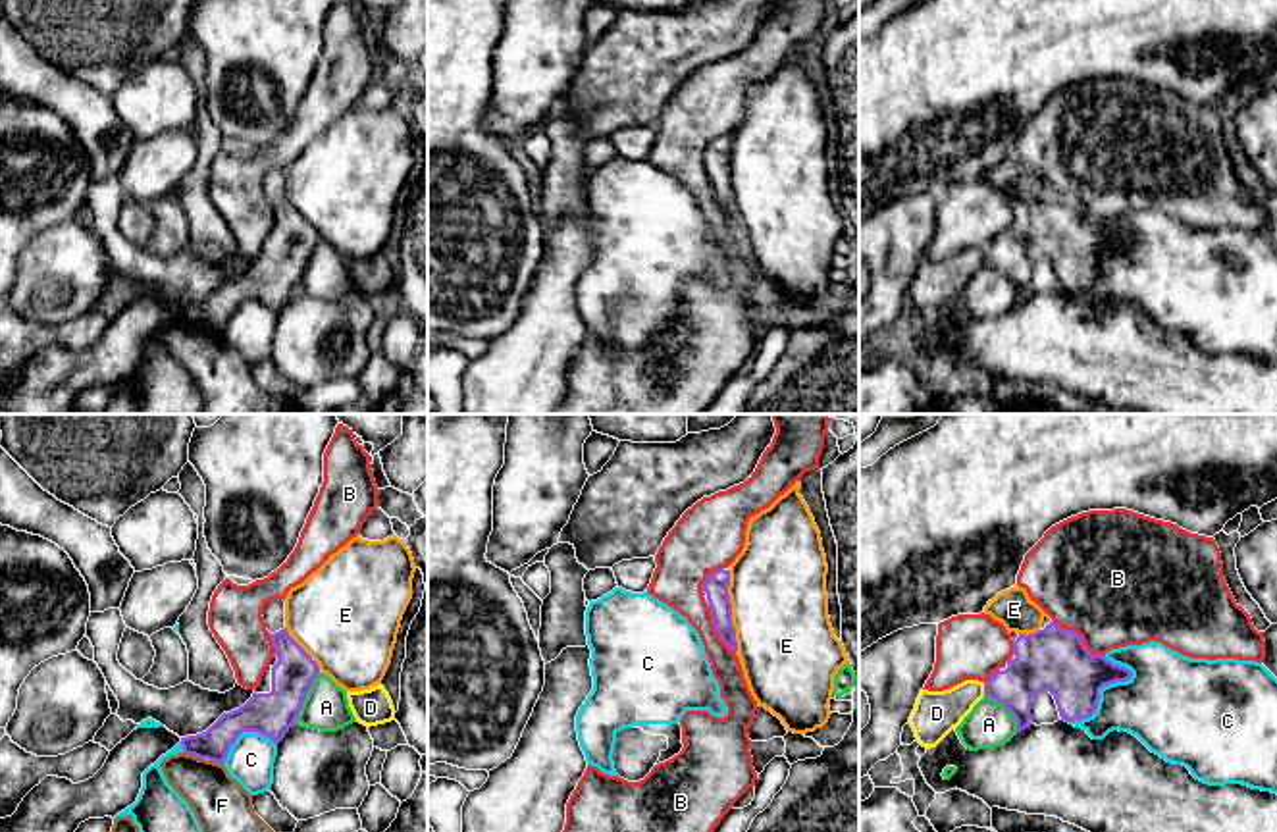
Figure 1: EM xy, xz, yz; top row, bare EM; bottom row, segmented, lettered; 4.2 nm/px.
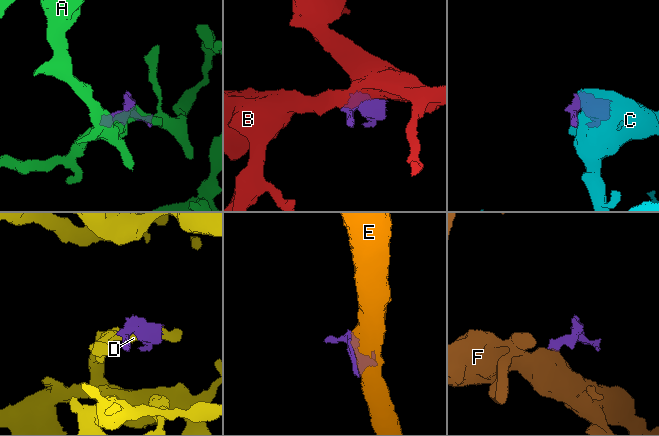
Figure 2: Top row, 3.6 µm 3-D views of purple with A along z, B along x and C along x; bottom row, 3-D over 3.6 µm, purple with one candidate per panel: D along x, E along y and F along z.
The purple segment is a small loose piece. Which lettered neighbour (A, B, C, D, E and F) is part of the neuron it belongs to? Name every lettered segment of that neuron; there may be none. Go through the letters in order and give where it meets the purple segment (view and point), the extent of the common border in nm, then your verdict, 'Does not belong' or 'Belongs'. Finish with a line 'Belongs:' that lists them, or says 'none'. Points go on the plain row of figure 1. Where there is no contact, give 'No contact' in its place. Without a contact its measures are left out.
A: Touches purple at xy (305, 266). Shared border 240 nm. Does not belong
B: Touches purple at yz (1081, 207). Shared border 280 nm. Does not belong
C: Touches purple at yz (1098, 266). Shared border 340 nm. Does not belong
D: Touches purple at yz (985, 259). Shared border 60 nm. Does not belong
E: Touches purple at xz (730, 180). Shared border 340 nm. Does not belong
F: Touches purple at xy (195, 324). Shared border 100 nm. Does not belong
Belongs: none

